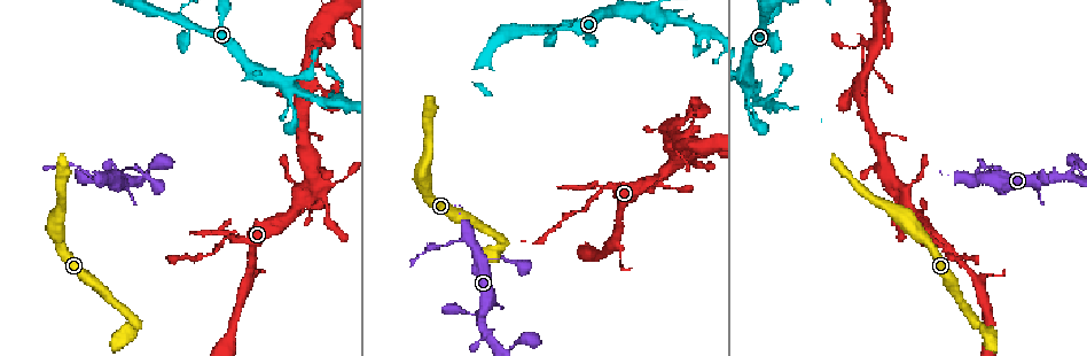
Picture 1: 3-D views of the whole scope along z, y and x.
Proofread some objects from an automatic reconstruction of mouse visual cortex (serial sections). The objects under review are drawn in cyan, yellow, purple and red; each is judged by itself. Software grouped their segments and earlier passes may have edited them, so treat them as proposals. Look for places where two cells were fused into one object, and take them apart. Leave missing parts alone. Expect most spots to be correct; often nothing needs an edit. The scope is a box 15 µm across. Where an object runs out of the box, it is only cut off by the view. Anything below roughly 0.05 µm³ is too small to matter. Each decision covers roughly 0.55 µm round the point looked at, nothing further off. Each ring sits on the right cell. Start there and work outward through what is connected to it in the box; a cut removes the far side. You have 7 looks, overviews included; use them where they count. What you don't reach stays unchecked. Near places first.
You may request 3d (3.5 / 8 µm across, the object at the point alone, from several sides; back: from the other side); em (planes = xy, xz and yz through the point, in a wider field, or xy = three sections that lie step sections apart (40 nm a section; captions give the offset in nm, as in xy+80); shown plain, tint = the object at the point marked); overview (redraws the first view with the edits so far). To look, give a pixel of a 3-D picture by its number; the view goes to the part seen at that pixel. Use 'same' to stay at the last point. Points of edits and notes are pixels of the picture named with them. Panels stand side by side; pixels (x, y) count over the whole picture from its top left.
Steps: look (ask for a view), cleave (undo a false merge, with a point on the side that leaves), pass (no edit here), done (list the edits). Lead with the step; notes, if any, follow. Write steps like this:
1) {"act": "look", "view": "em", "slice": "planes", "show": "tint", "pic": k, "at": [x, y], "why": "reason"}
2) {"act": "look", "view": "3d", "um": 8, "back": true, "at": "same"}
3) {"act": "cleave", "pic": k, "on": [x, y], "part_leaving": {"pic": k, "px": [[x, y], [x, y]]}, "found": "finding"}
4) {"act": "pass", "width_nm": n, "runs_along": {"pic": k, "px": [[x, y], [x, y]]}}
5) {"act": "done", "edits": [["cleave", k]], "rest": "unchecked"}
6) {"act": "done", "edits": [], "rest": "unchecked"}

{"act": "look", "view": "3d", "um": 3.5, "pic": 1, "at": [515, 344], "why": "abrupt turn"}

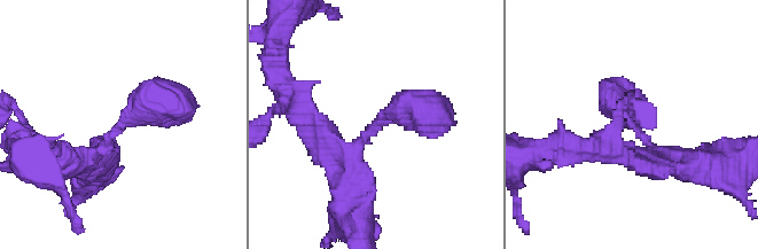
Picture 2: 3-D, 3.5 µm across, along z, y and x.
{"act": "look", "view": "em", "slice": "xy", "step": 2, "show": "tint", "pic": 2, "at": [380, 123], "arm_widths_nm": [300, 450], "why": "shape alone is not enough"}

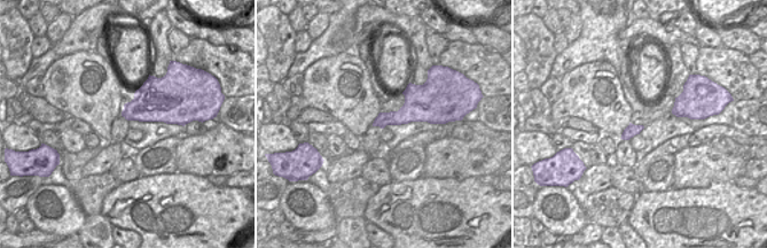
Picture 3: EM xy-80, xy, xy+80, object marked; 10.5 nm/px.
{"act": "pass", "runs_along": {"pic": 2, "px": [[70, 162], [143, 106], [186, 99]]}, "found": "continuous, no second cell"}

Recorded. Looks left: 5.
{"act": "look", "view": "3d", "um": 3.5, "pic": 1, "at": [468, 238], "why": "arms part here"}

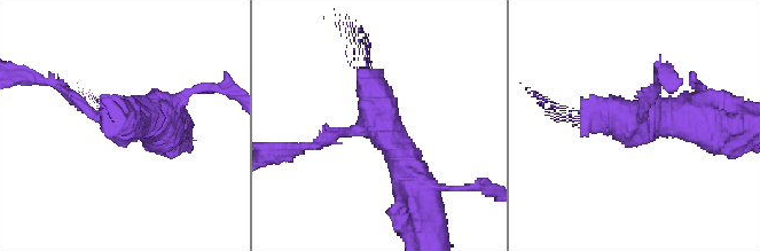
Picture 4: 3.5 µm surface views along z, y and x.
{"act": "look", "view": "em", "slice": "xy", "step": 2, "show": "tint", "pic": 4, "at": [375, 128]}

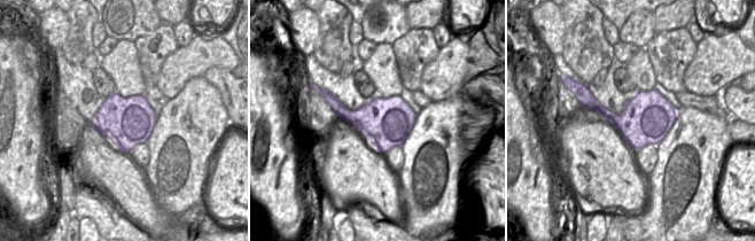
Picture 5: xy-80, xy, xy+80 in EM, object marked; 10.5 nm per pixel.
{"act": "pass", "width_nm": 500, "runs_along": {"pic": 4, "px": [[415, 187], [376, 126], [366, 70]]}, "found": "all the same cell"}

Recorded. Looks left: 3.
{"act": "look", "view": "3d", "um": 3.5, "pic": 1, "at": [290, 213], "why": "a fork"}

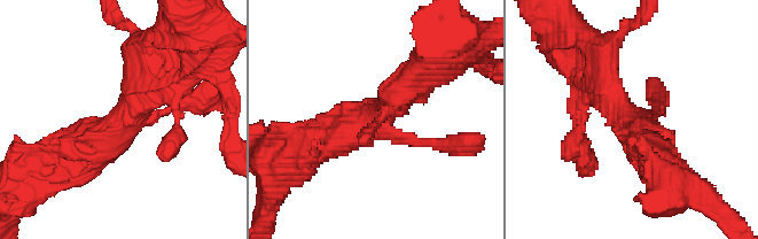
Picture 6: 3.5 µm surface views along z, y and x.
{"act": "look", "view": "em", "slice": "xy", "step": 5, "show": "tint", "pic": 6, "at": [120, 124]}

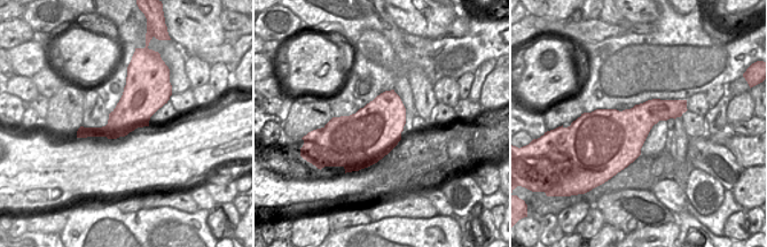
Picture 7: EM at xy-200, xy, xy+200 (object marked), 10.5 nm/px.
{"act": "pass", "found": "one cell here"}

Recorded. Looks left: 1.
{"act": "done", "edits": [], "rest": "unchecked"}

